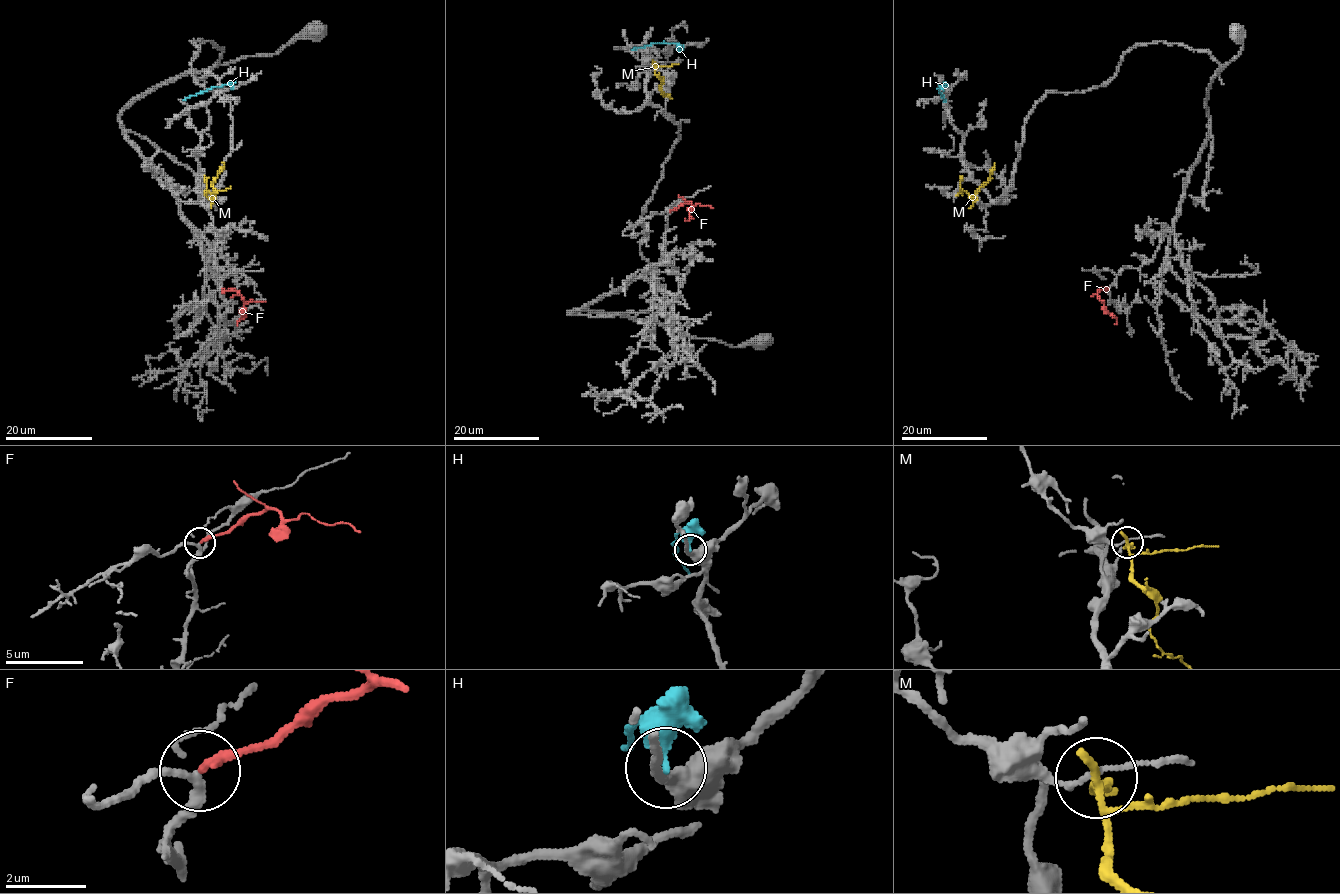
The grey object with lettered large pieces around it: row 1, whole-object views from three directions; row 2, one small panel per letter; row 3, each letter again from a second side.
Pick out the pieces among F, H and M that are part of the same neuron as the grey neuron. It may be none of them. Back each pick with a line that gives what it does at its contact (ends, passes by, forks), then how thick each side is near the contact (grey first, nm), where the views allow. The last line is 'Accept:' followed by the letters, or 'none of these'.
F: it ends there; 200 nm thick on the grey side, 240 nm on the other
Accept: F

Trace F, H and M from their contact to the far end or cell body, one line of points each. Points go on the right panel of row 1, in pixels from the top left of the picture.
F: (1107, 288), (1101, 289), (1098, 296), (1103, 307), (1115, 316), (1115, 324)
H: (942, 90), (946, 102)
M: (960, 192), (966, 192), (972, 198), (986, 183), (995, 163)

